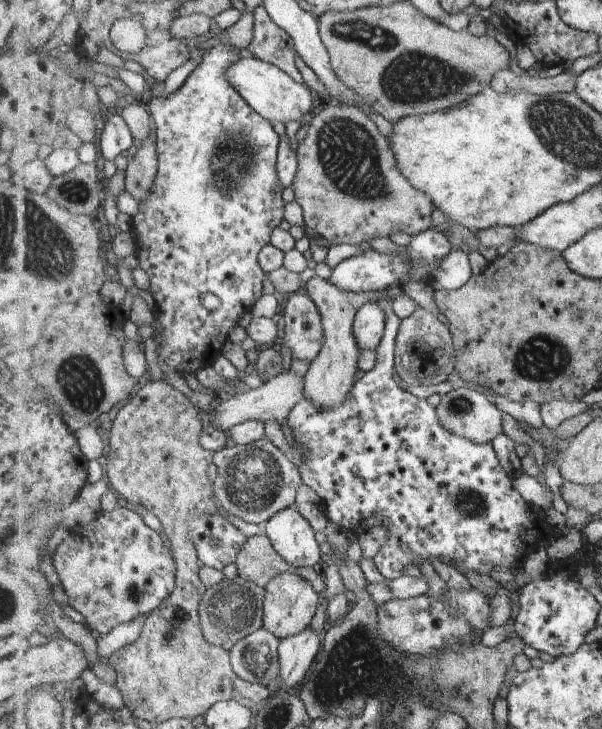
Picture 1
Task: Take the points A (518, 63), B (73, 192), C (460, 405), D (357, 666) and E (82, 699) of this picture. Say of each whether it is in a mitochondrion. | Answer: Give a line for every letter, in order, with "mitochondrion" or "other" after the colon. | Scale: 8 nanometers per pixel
A: other
B: mitochondrion
C: mitochondrion
D: mitochondrion
E: other

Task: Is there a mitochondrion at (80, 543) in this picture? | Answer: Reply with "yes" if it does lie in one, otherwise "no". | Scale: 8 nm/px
no

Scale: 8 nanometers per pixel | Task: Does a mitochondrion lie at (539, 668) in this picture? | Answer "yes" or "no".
no

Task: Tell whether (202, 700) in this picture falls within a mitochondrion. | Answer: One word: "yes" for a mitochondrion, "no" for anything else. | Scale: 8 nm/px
no

